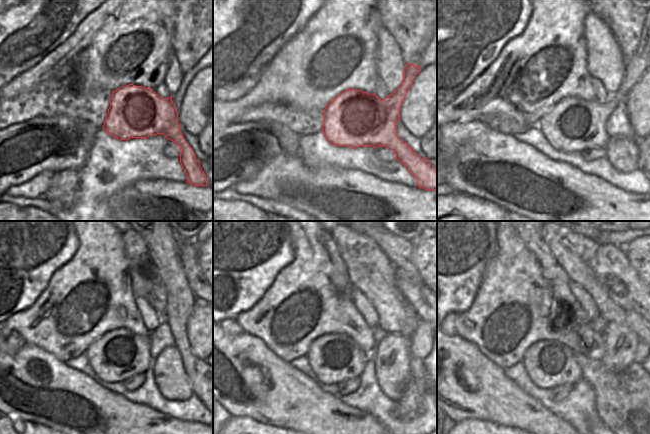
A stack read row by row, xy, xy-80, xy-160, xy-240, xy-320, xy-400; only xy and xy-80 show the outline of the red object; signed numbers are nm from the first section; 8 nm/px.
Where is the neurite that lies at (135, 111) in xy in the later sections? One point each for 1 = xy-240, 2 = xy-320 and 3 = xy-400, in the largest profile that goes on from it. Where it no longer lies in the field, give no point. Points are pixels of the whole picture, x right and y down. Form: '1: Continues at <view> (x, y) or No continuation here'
1: Continues at xy-240 (119, 354)
2: Continues at xy-320 (334, 358)
3: Continues at xy-400 (548, 363)

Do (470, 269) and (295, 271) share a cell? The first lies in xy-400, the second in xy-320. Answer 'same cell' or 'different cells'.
different cells

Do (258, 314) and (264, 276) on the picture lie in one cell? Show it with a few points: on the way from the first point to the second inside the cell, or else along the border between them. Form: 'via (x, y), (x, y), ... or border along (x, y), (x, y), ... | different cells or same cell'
border along (274, 278), (270, 287), (248, 309), (242, 312) | different cells

